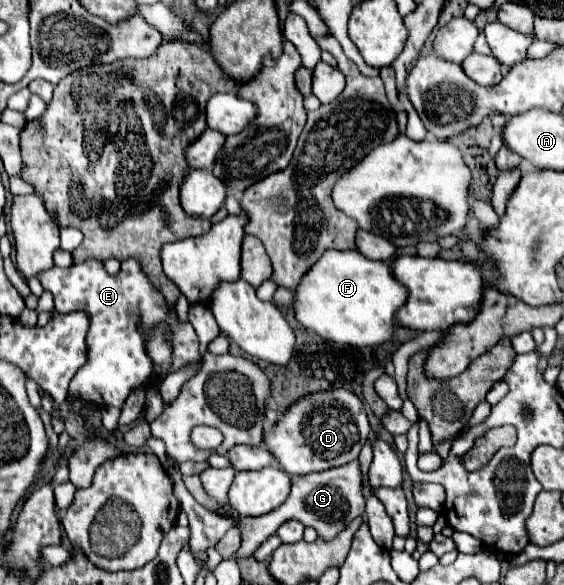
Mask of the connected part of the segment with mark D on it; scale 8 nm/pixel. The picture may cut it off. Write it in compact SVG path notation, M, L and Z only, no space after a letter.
M350 390L316 392L296 402L272 432L264 434L264 446L276 456L288 474L312 474L356 460L368 436L368 418L362 402Z

